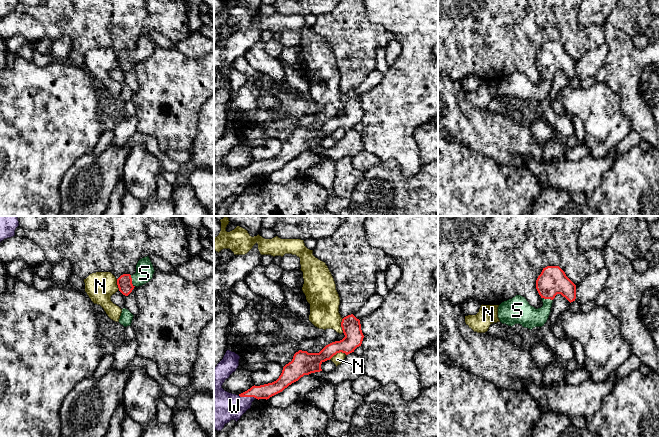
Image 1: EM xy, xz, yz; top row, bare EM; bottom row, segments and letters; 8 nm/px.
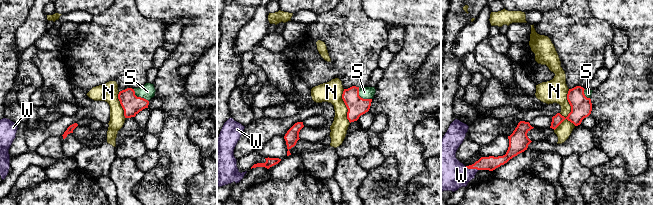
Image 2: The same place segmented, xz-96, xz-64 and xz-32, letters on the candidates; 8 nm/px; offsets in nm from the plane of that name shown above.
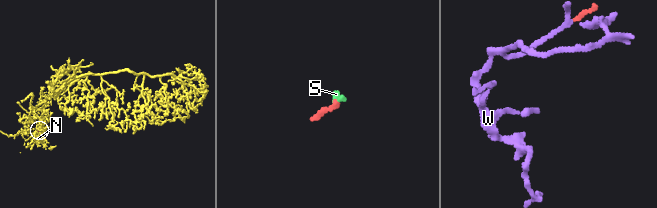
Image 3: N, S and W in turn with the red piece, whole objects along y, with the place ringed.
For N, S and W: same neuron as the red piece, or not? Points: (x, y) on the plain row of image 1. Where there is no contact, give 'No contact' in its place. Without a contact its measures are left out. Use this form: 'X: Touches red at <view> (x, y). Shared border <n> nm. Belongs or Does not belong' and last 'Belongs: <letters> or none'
N: Touches red at xz (337, 128). Shared border 150 nm. Does not belong
S: Touches red at xy (131, 57). Shared border 100 nm. Belongs
W: Touches red at xz (247, 172). Shared border 150 nm. Belongs
Belongs: S, W

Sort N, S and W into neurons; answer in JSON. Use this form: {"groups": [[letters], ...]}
{"groups": [["N"], ["S", "W"]]}

